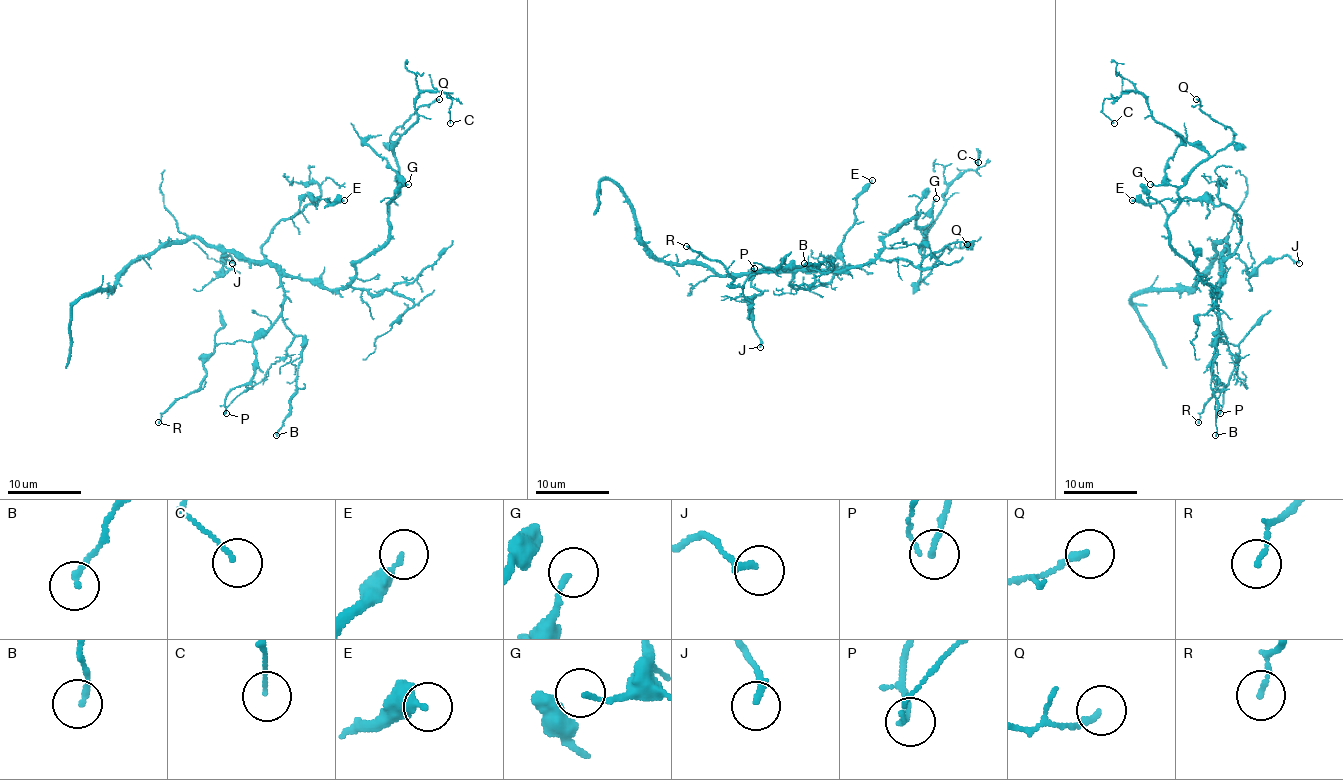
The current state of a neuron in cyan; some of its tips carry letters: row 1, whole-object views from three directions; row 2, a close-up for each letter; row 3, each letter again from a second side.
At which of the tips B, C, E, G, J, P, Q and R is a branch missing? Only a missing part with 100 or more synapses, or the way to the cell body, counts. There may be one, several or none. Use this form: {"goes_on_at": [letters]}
{"goes_on_at": []}

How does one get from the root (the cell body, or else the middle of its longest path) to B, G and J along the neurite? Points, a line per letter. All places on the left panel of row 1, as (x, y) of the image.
B: (318, 279), (281, 277), (281, 320), (294, 334), (303, 336), (303, 351), (298, 362), (291, 413), (276, 435)
G: (318, 279), (329, 288), (342, 288), (355, 275), (355, 264), (388, 237), (388, 204), (408, 184)
J: (318, 279), (285, 277), (267, 263), (223, 253), (234, 264), (223, 268), (228, 255), (232, 263)

